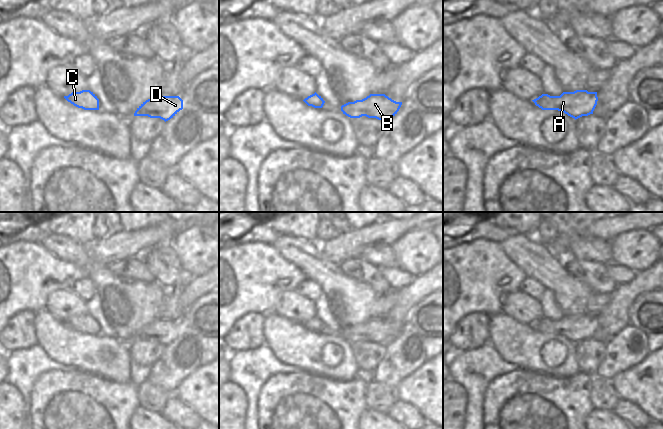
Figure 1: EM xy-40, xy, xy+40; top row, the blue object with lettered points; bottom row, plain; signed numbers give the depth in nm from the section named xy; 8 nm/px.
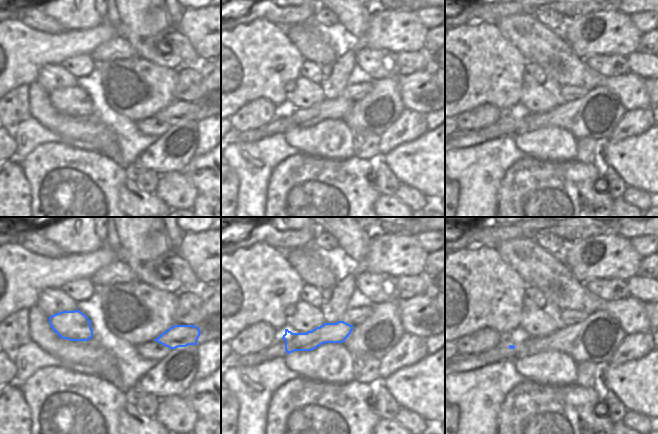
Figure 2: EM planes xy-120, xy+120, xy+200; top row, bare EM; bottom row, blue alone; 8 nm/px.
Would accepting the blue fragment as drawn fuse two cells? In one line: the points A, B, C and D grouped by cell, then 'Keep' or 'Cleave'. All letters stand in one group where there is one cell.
Groups: A B D / C. Cleave

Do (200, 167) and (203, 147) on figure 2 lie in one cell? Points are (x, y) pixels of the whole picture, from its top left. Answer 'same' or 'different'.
different

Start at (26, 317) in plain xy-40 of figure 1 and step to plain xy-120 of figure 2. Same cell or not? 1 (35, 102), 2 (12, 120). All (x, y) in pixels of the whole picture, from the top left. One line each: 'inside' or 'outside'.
1: outside
2: inside

